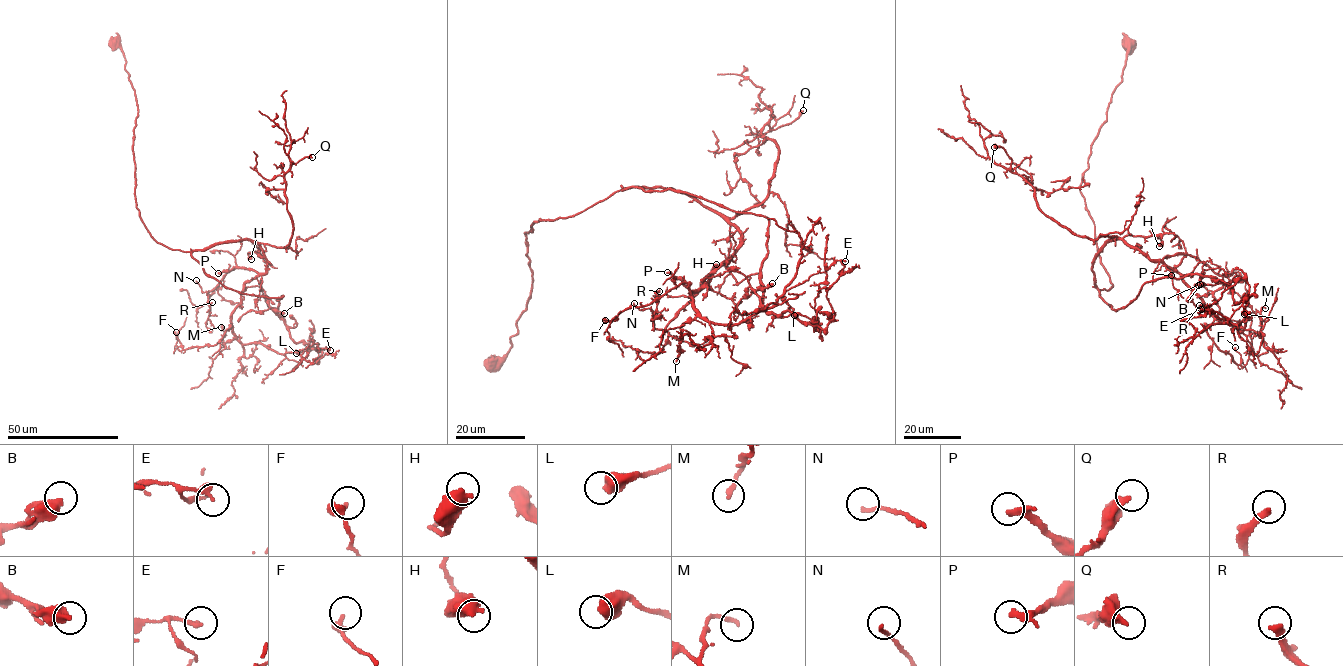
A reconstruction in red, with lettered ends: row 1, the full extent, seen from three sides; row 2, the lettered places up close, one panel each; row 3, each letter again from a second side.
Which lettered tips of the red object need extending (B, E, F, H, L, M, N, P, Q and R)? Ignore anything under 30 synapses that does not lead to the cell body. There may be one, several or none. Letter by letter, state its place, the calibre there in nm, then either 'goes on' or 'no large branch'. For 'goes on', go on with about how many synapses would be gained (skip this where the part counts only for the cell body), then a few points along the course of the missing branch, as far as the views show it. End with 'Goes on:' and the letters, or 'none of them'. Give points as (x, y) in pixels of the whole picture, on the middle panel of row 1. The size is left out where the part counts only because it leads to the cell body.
B: at (772, 283); 500 nm thick; no large branch
E: at (845, 261); 240 nm thick; no large branch
F: at (605, 320); 280 nm thick; no large branch
H: at (716, 264); 550 nm thick; no large branch
L: at (794, 315); 650 nm thick; no large branch
M: at (676, 361); 200 nm thick; no large branch
N: at (634, 303); 150 nm thick; no large branch
P: at (667, 272); 400 nm thick; goes on; about 90 synapses; missing branch runs (667, 272), (661, 272), (655, 265), (645, 268), (633, 263), (623, 239), (636, 225)
Q: at (803, 110); 320 nm thick; no large branch
R: at (659, 291); 360 nm thick; no large branch
Goes on: P

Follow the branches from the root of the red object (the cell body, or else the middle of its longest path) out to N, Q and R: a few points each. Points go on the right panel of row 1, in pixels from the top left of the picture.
N: (1129, 44), (1079, 188), (1113, 286), (1095, 284), (1118, 238), (1222, 278), (1198, 285)
Q: (1129, 44), (1079, 188), (1109, 289), (1097, 288), (1092, 269), (1116, 235), (1089, 239), (1060, 226), (994, 147)
R: (1129, 44), (1079, 188), (1113, 286), (1095, 284), (1097, 253), (1118, 238), (1220, 274), (1219, 312), (1199, 305)

